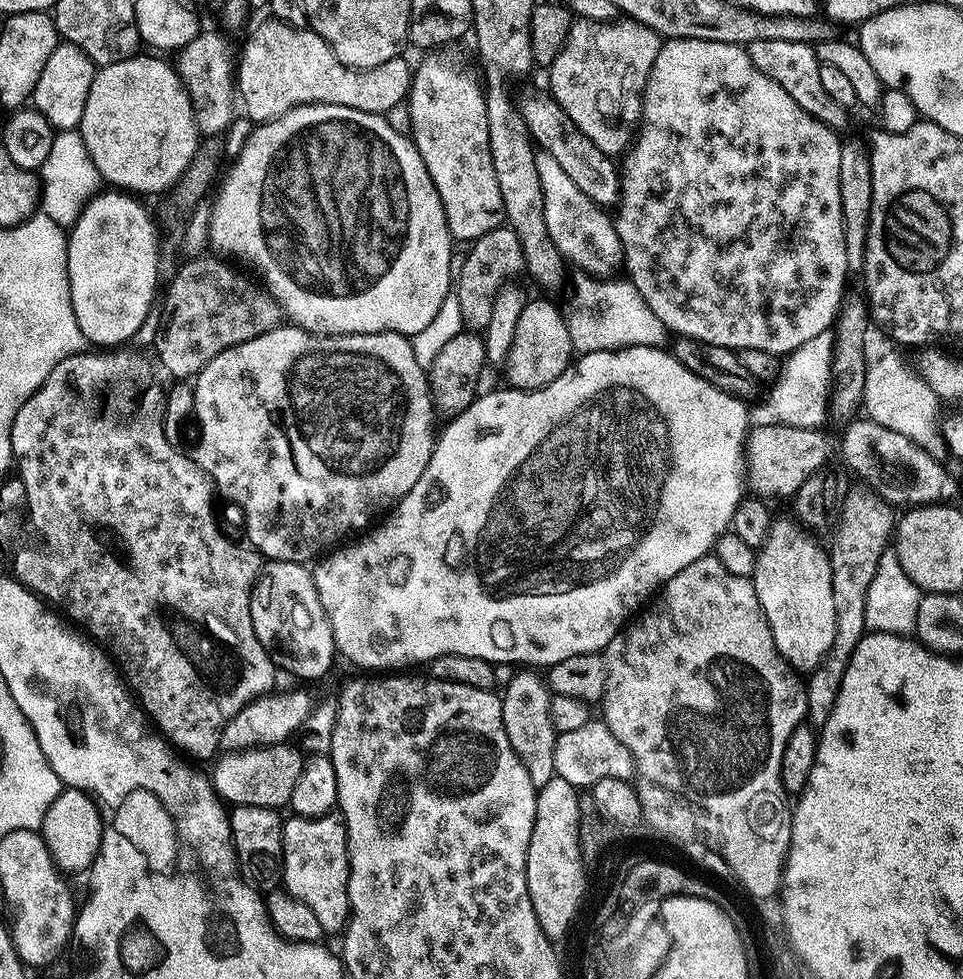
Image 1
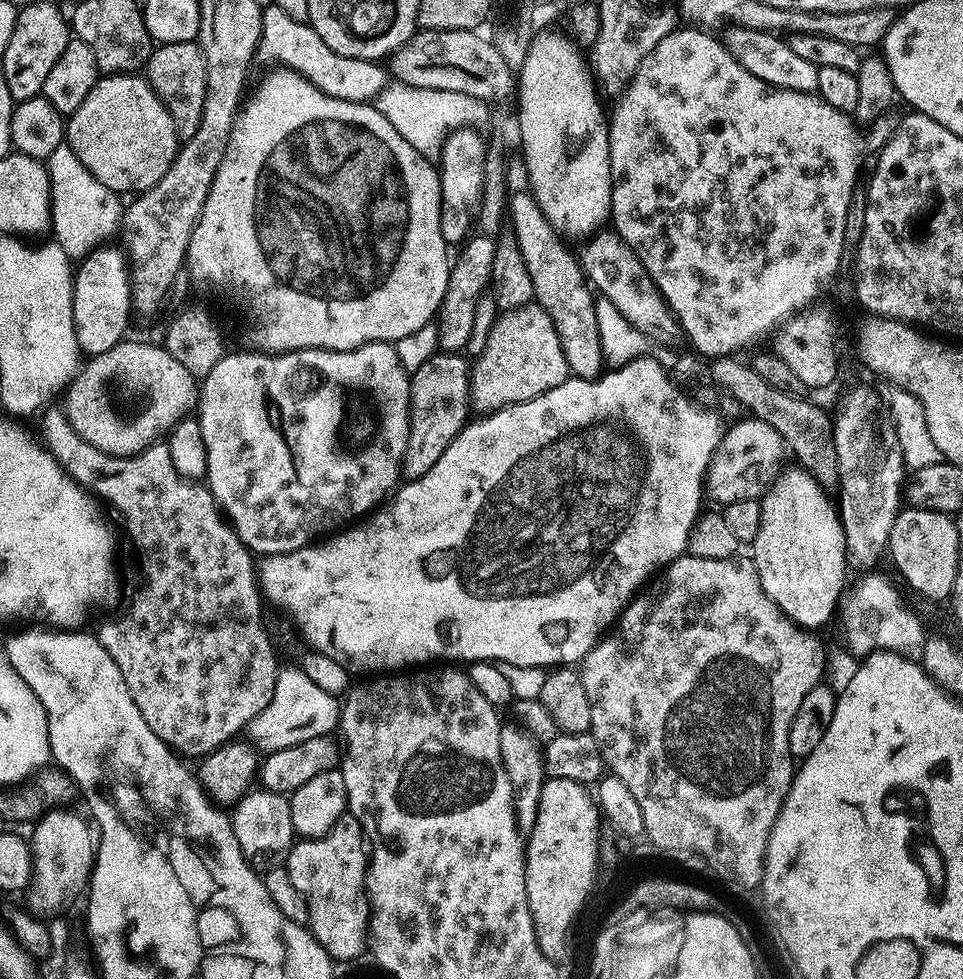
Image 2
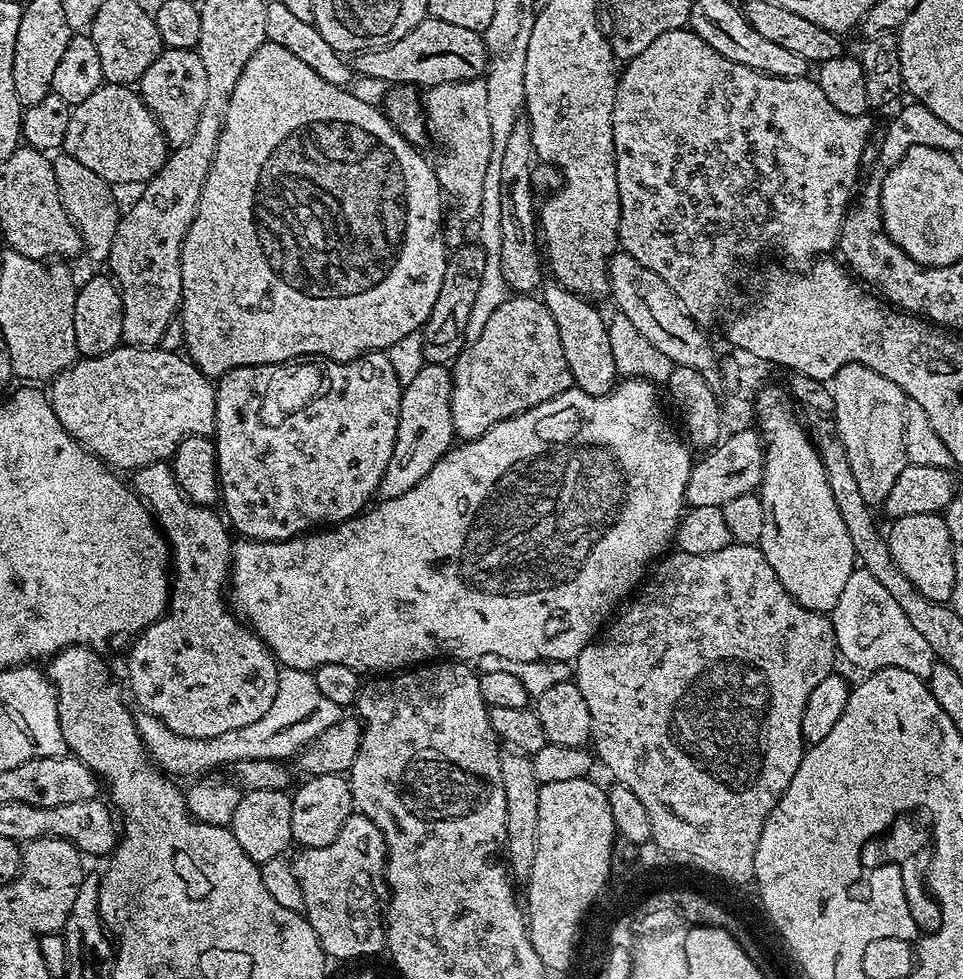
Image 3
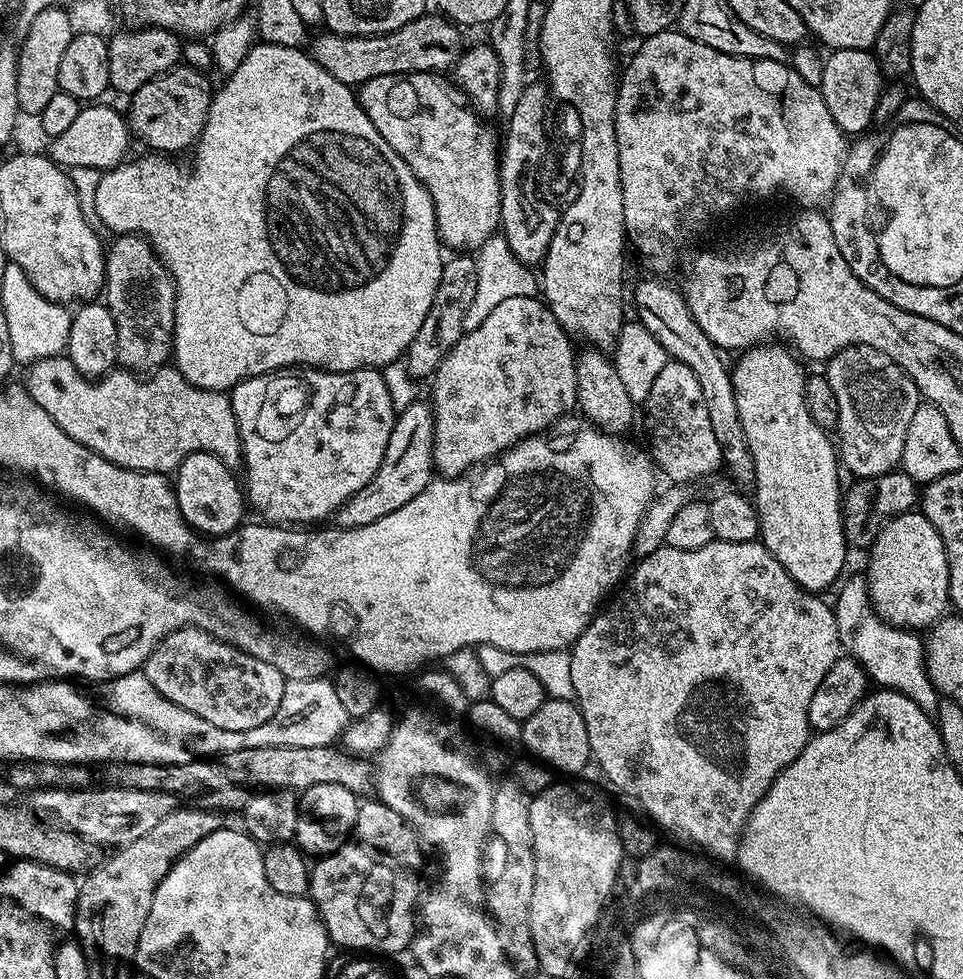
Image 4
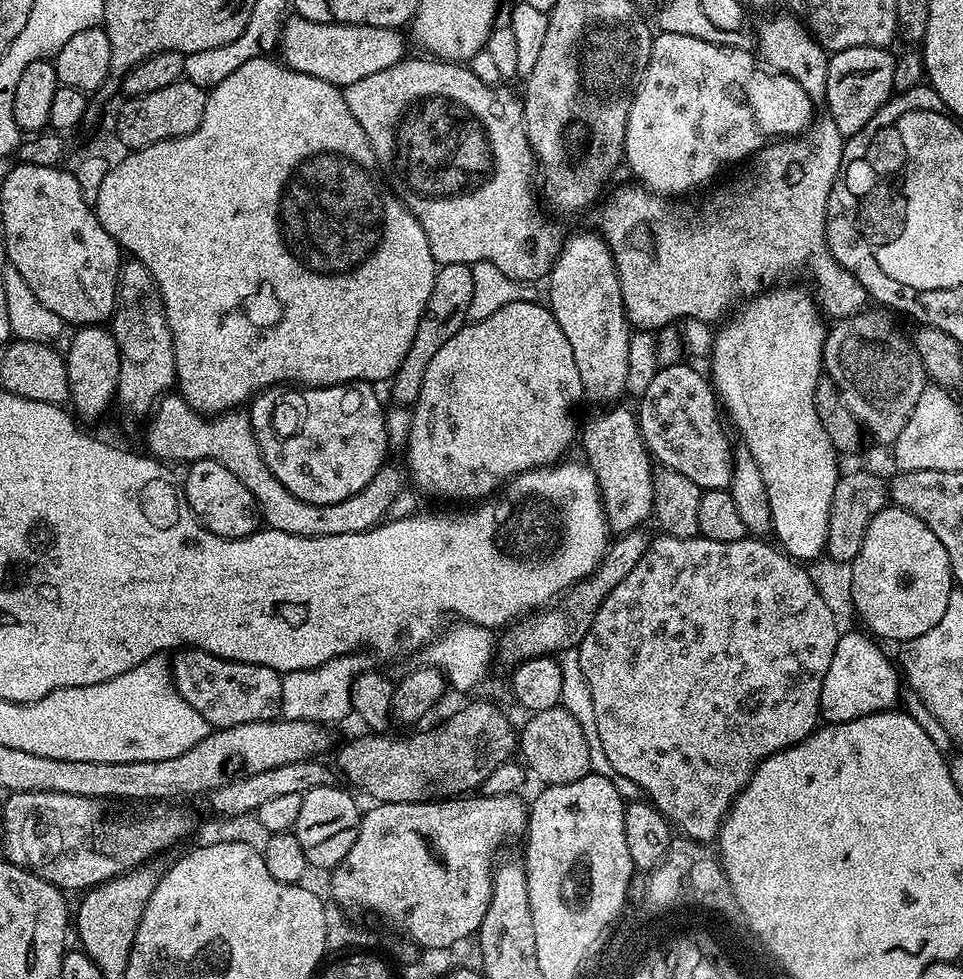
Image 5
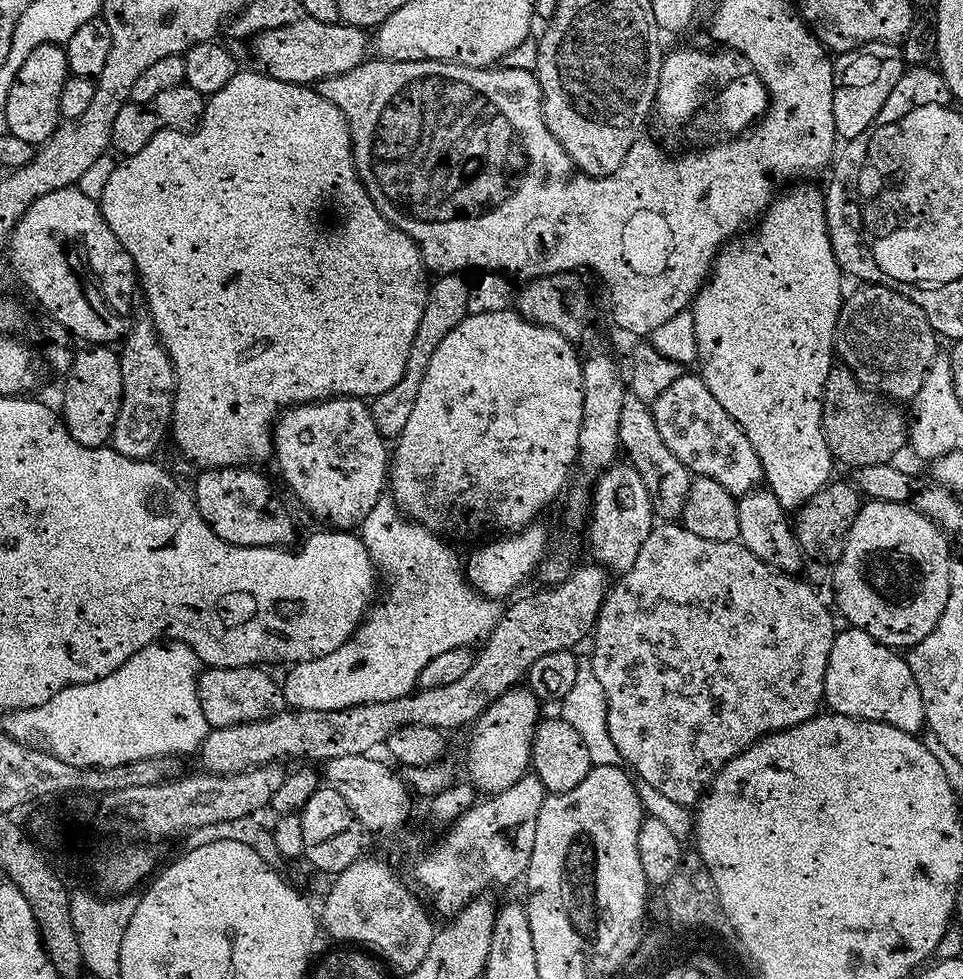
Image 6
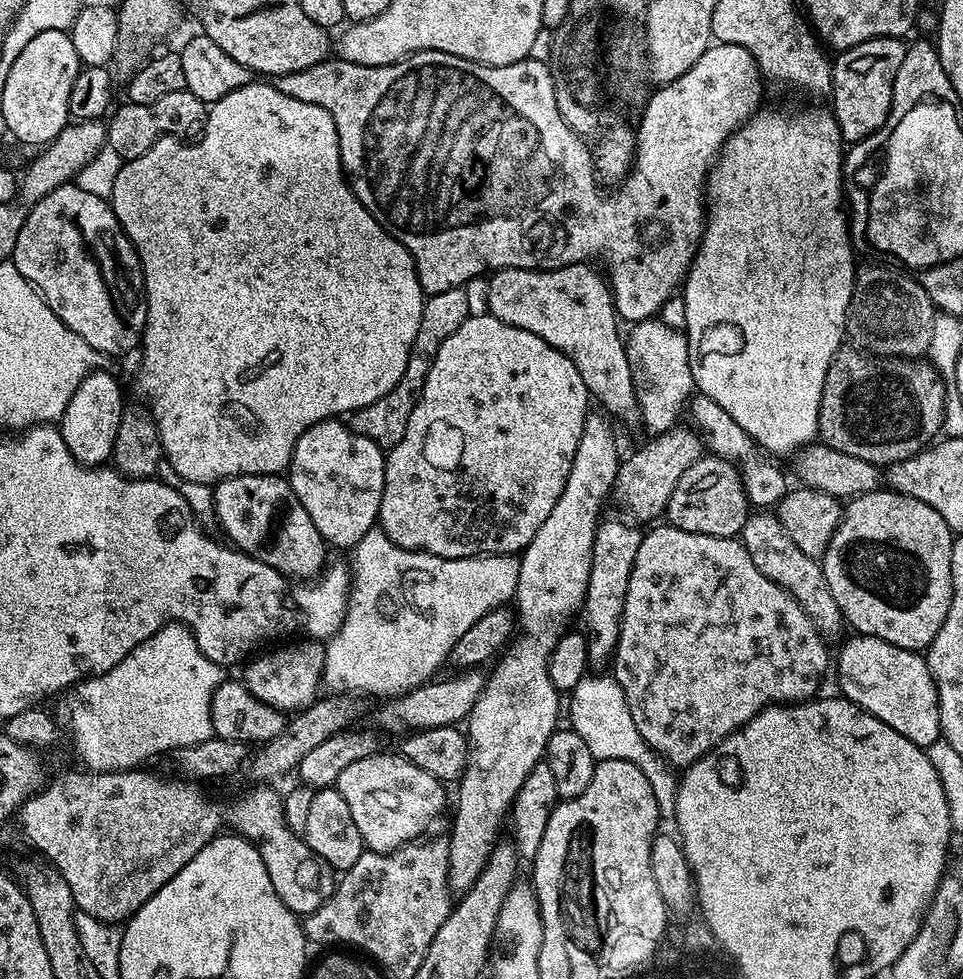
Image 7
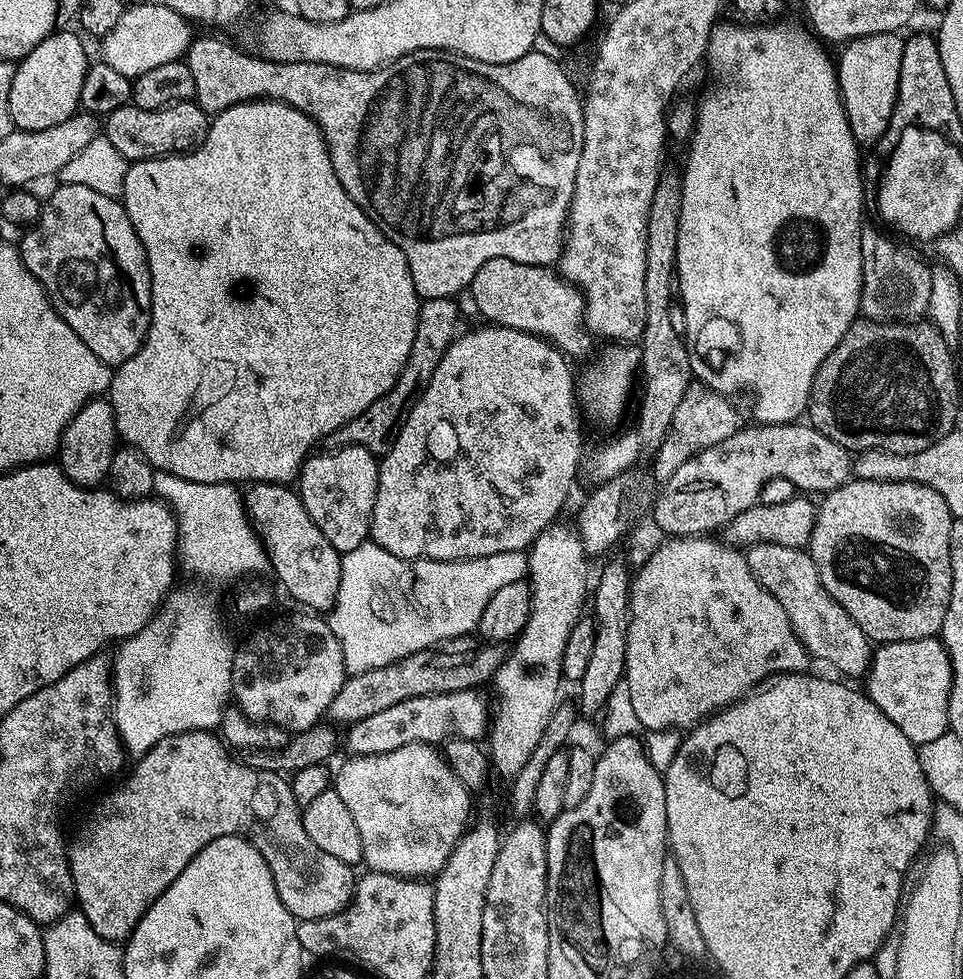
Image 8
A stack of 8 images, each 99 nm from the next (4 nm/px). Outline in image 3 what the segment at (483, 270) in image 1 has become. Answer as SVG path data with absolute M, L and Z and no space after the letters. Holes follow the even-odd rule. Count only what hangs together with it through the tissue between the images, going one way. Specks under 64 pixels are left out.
M466 242L460 248L451 249L446 262L446 274L442 277L442 290L438 290L434 310L430 310L430 318L422 329L422 354L427 363L448 366L464 351L466 322L473 309L485 265L486 254L476 242Z

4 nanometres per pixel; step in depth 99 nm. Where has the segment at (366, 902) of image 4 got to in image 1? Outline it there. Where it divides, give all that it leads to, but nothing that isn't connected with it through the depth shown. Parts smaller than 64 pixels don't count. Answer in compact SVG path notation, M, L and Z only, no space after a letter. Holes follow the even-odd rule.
M292 814L284 820L283 887L294 898L306 902L325 934L343 933L348 927L348 831L339 815L318 819Z

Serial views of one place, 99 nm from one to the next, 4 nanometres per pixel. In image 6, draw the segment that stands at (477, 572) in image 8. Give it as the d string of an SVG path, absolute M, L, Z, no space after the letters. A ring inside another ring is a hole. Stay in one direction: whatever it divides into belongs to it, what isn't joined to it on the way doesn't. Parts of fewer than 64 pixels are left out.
M385 494L378 498L378 502L374 502L374 510L370 510L370 514L366 514L366 518L360 523L358 529L360 541L366 546L368 556L372 560L372 564L376 567L377 573L381 577L388 576L388 589L384 592L384 601L373 603L370 611L365 615L363 622L356 628L356 632L343 644L338 646L338 650L334 650L334 654L324 656L321 660L309 662L306 664L293 664L287 669L288 677L282 680L284 690L284 703L289 709L305 712L306 710L318 710L325 712L326 710L342 710L349 708L355 704L372 704L373 702L390 702L394 698L402 698L408 696L417 687L420 675L422 674L422 666L426 666L426 662L438 658L438 654L446 654L446 650L454 650L455 648L467 648L475 645L477 642L483 642L488 639L488 635L494 630L494 626L498 626L502 615L502 604L499 599L489 598L479 595L471 584L466 582L465 573L462 571L462 560L459 560L450 549L447 548L445 541L441 537L431 533L421 524L416 524L413 520L409 520L403 512L396 506L395 500L391 495Z

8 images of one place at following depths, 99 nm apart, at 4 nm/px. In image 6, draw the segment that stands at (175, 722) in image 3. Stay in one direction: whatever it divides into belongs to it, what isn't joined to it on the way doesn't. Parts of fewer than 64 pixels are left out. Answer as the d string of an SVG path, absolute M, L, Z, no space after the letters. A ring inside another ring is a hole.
M260 666L251 668L210 668L205 667L196 682L198 702L202 706L202 714L206 714L209 729L250 724L259 720L268 720L272 716L285 711L283 687L272 676L267 676L265 669Z

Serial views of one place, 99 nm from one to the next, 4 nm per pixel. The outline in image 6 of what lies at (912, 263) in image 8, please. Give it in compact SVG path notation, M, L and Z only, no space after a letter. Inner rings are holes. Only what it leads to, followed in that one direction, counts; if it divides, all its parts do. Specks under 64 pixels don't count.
M861 283L852 293L843 297L840 306L840 317L836 323L835 355L843 367L854 370L855 375L873 393L887 398L892 402L912 402L926 378L927 368L931 360L938 353L938 335L917 305L904 296L898 289L888 288L885 285Z

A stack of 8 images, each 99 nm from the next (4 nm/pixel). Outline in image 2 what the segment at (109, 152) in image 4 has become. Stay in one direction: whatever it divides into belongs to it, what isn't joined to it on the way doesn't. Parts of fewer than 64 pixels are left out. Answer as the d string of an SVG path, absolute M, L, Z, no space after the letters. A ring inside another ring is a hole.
M104 74L96 81L94 90L86 94L86 102L78 106L66 120L66 142L78 154L82 166L118 194L132 192L139 194L150 190L170 170L177 152L180 151L181 139L176 133L174 118L159 94L152 88L152 83L140 74Z

